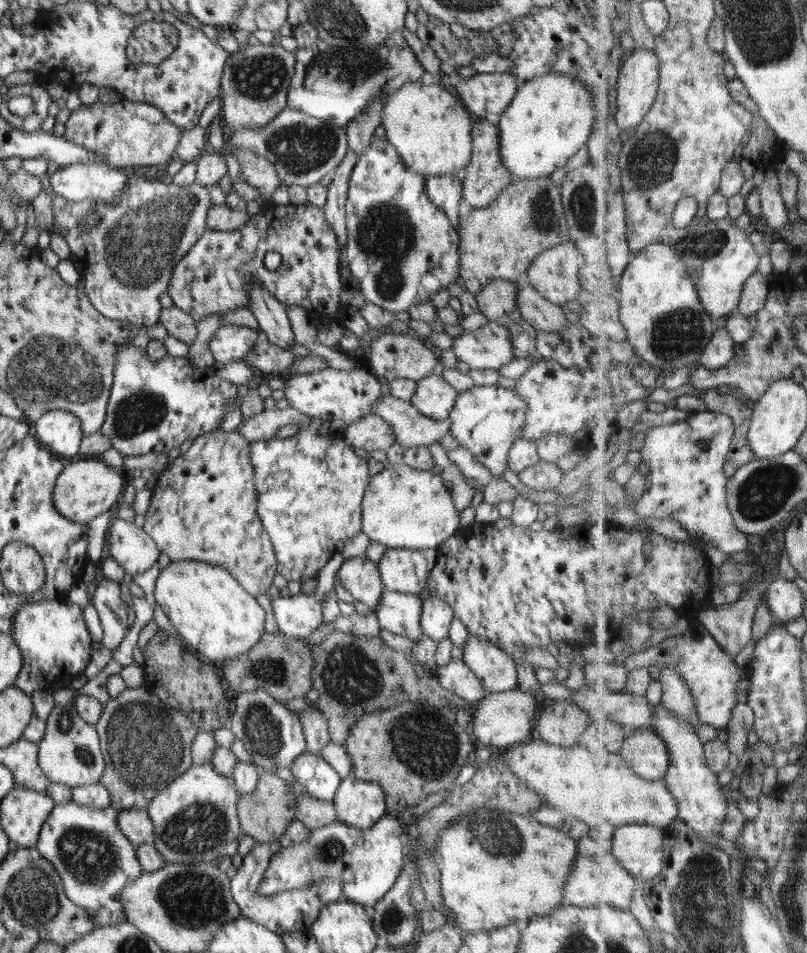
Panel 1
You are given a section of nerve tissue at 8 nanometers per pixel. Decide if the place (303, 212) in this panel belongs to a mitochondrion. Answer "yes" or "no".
no

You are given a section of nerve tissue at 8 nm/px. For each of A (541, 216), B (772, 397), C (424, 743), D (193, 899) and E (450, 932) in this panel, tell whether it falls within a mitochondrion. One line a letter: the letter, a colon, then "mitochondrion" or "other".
A: mitochondrion
B: other
C: mitochondrion
D: mitochondrion
E: other

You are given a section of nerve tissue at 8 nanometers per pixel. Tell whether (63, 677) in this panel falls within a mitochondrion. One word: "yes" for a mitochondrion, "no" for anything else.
no

